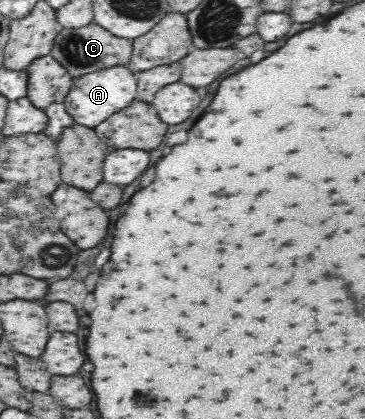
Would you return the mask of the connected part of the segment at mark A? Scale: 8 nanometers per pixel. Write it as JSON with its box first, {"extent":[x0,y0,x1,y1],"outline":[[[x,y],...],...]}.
{"extent":[66,67,136,127],"outline":[[[109,67],[104,71],[94,71],[74,79],[74,85],[66,97],[66,111],[74,117],[76,123],[86,127],[96,127],[106,121],[110,115],[128,107],[136,99],[136,75],[128,67]]]}

